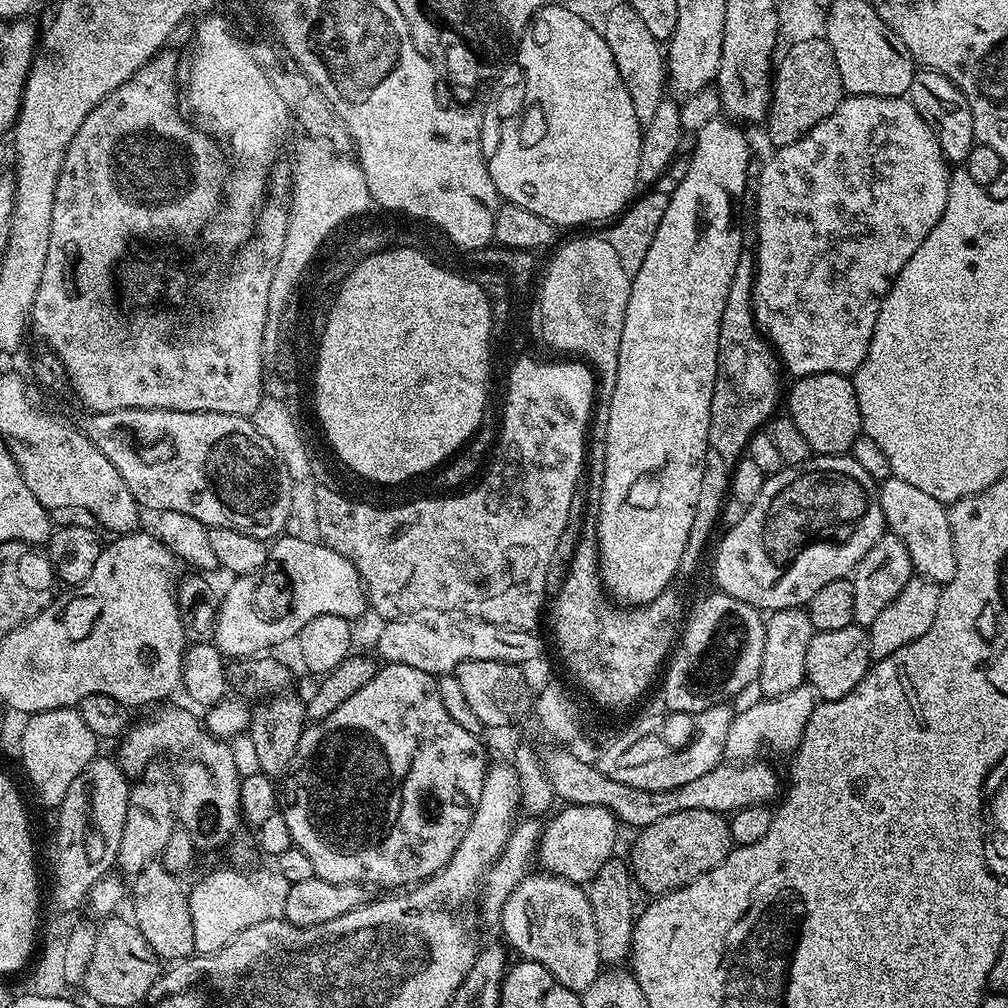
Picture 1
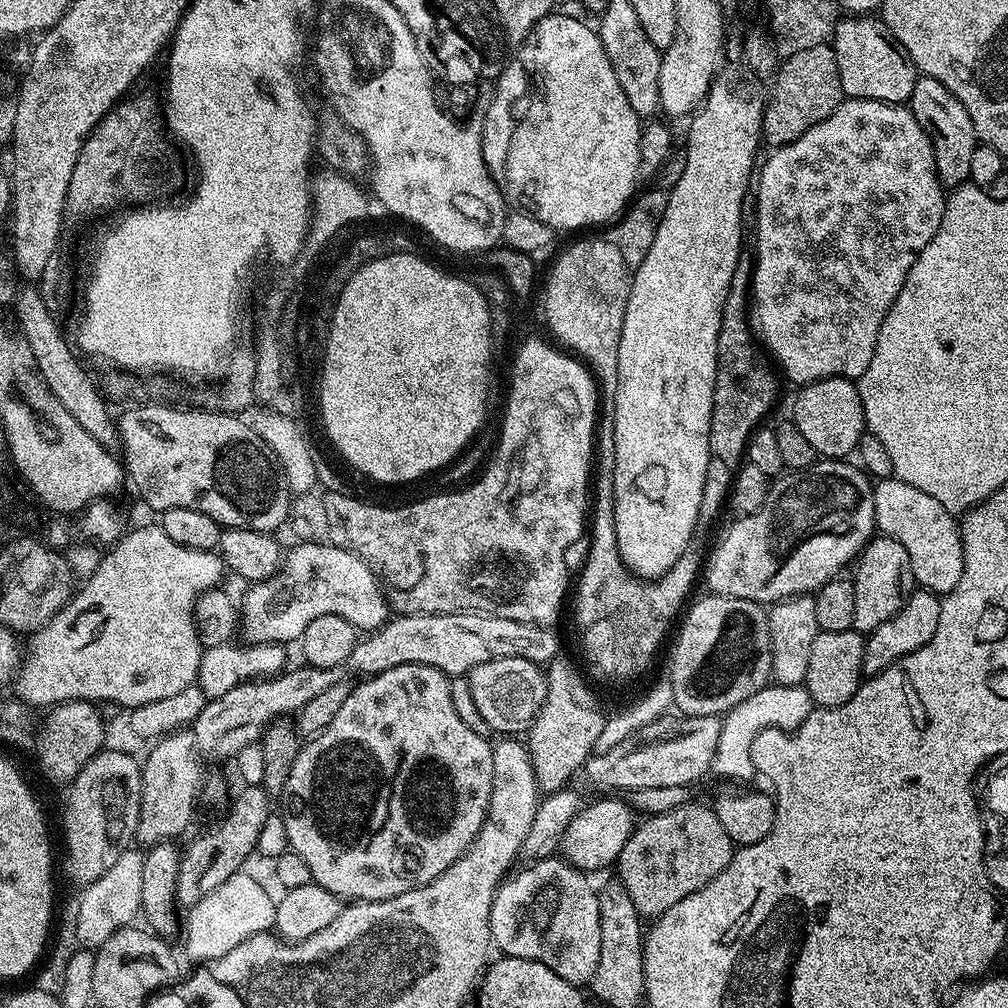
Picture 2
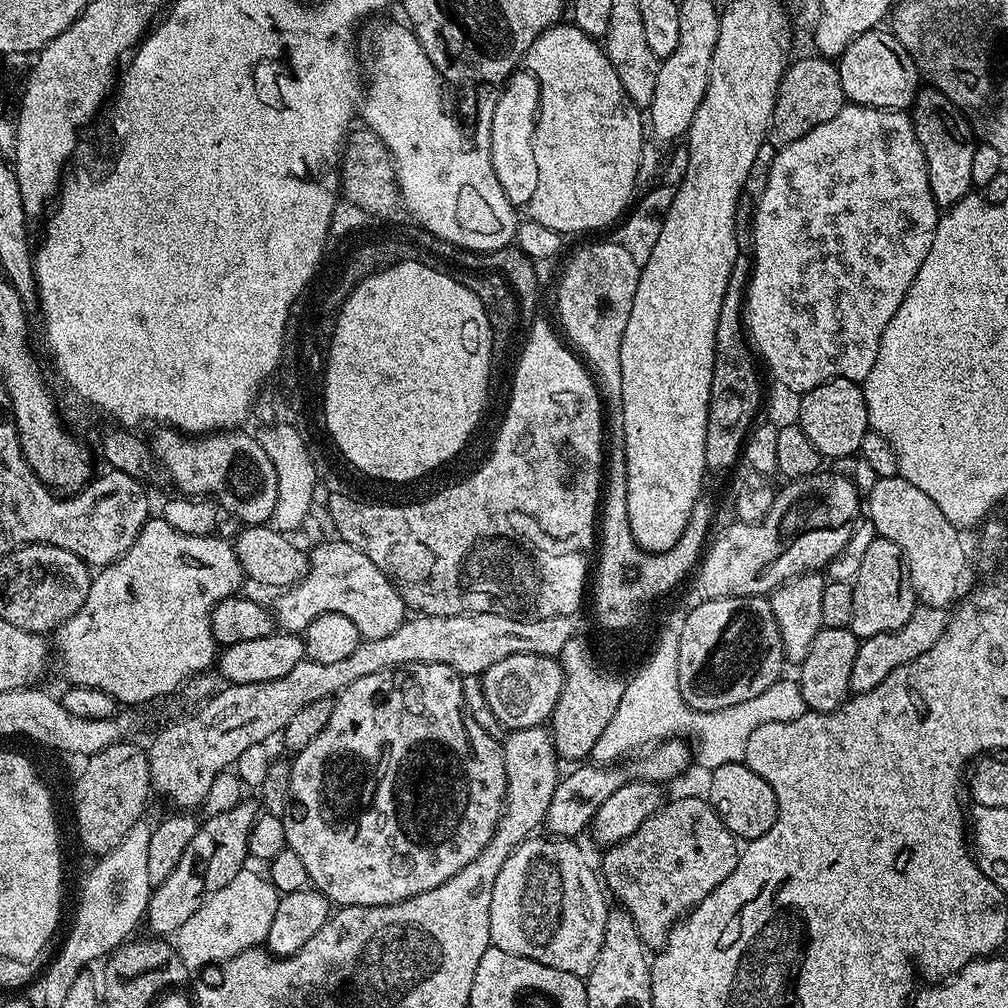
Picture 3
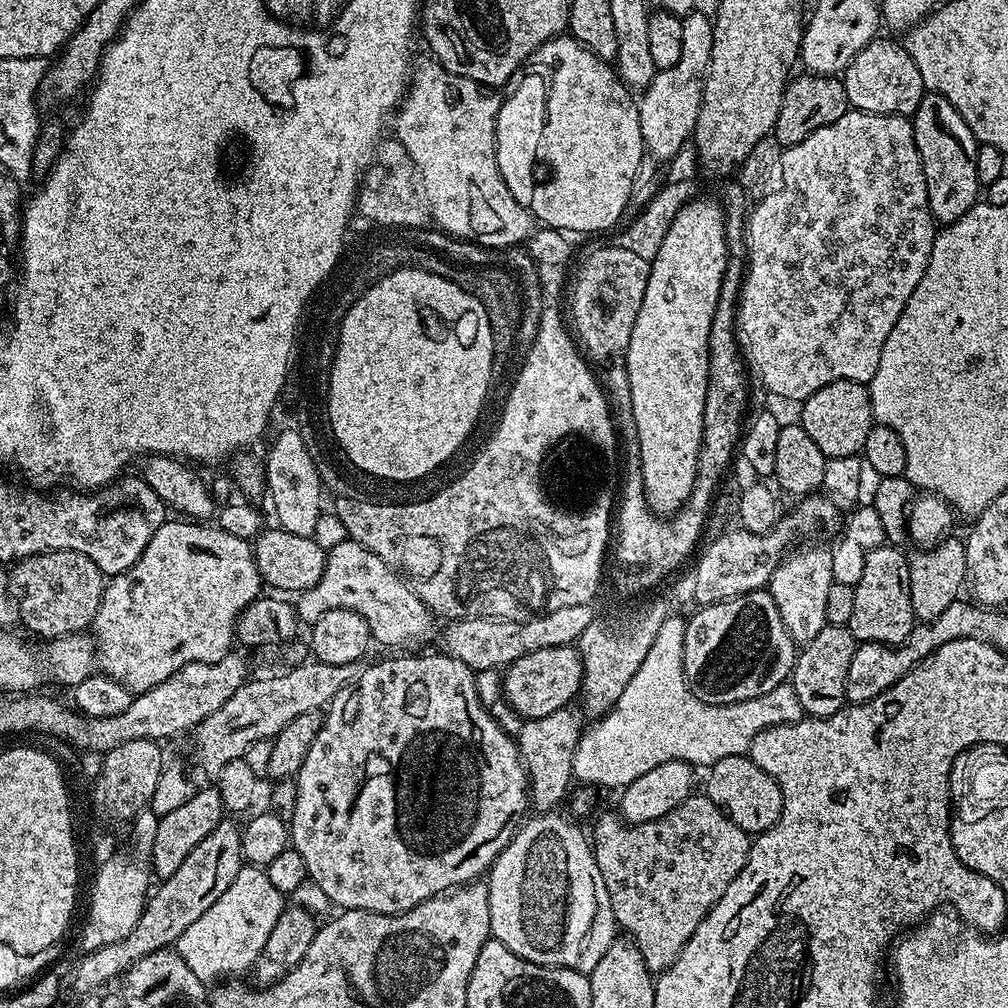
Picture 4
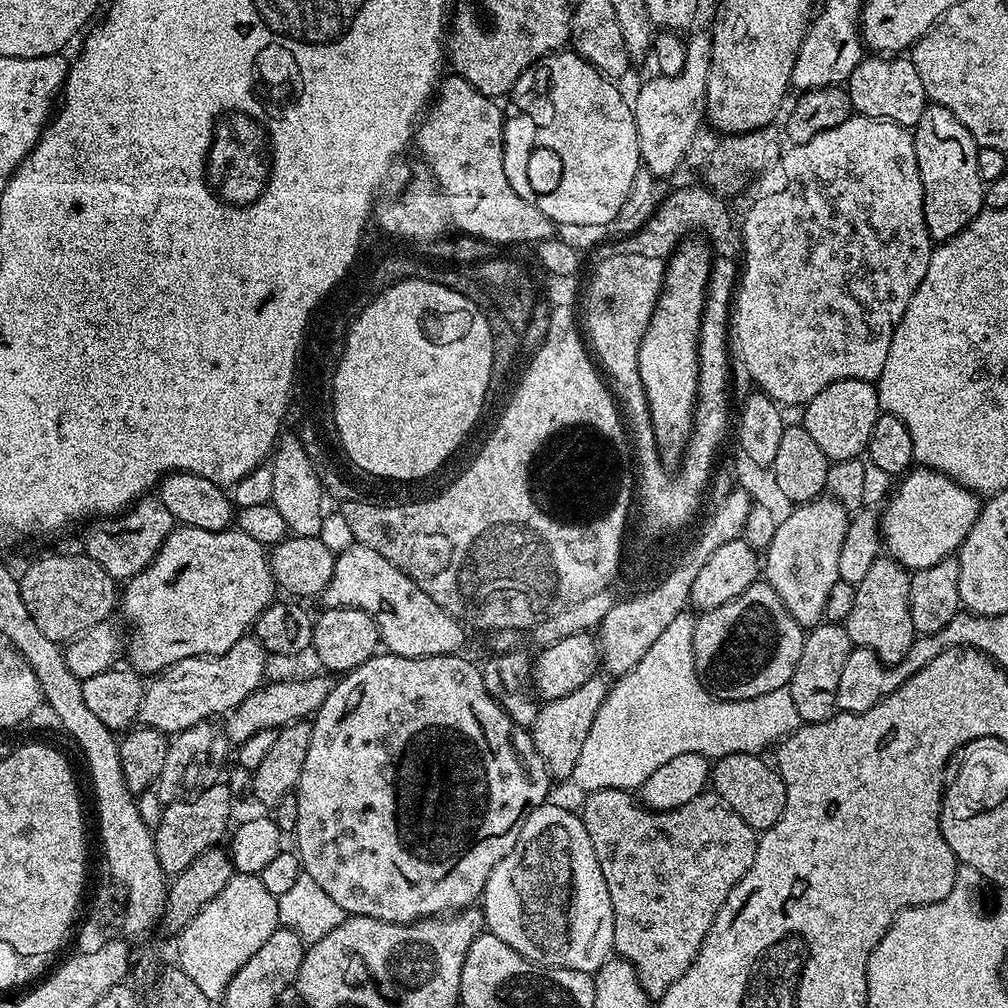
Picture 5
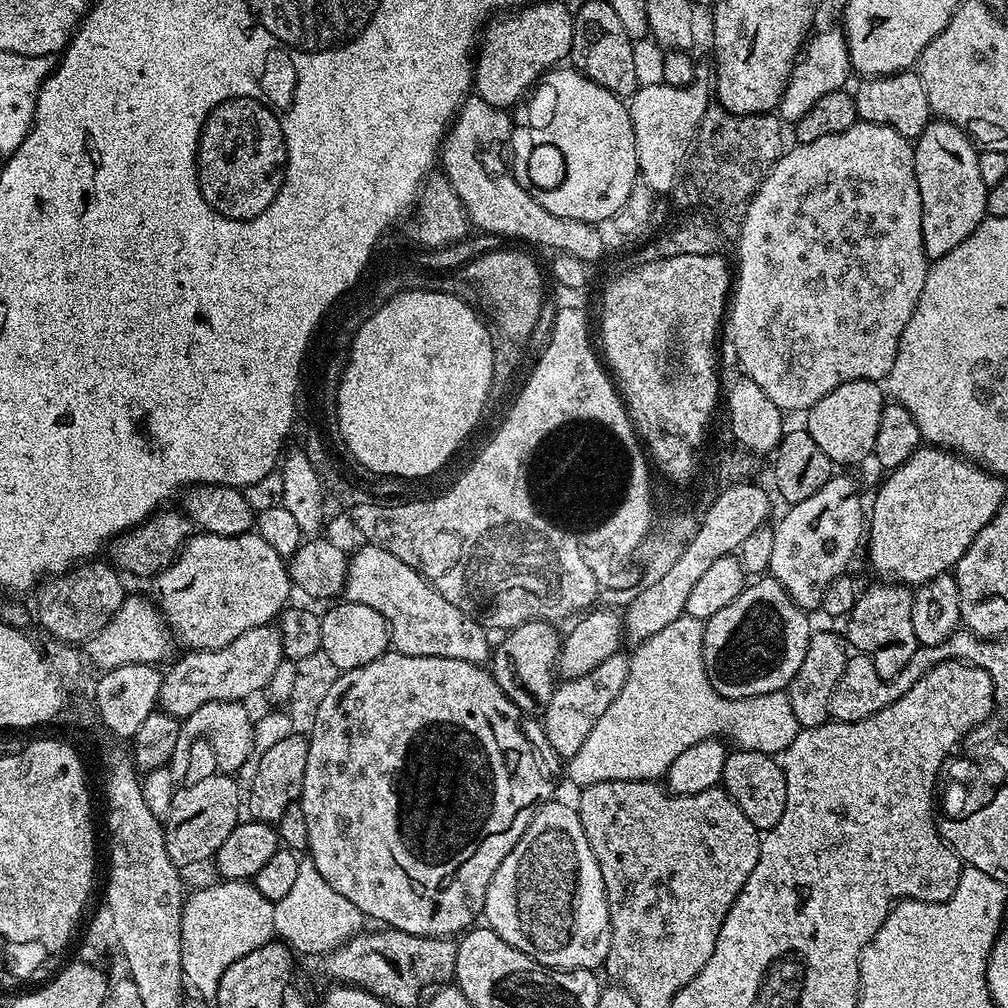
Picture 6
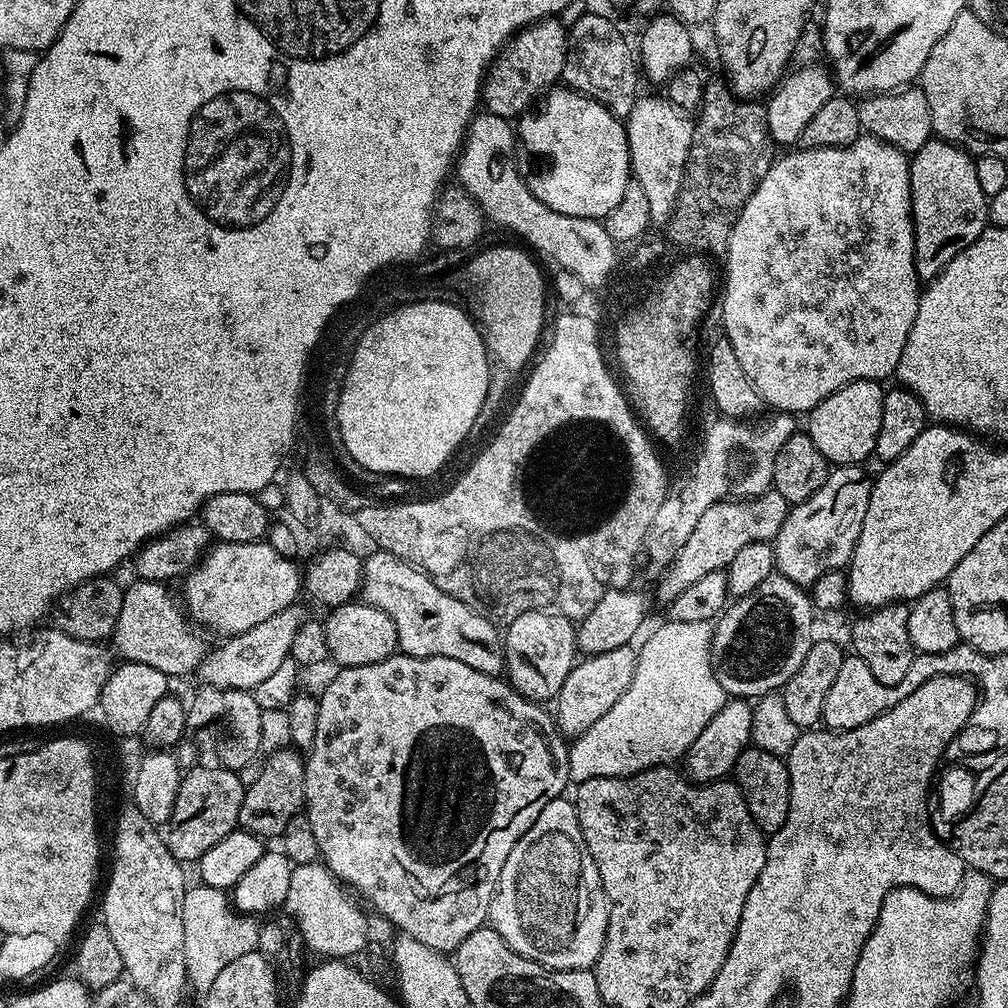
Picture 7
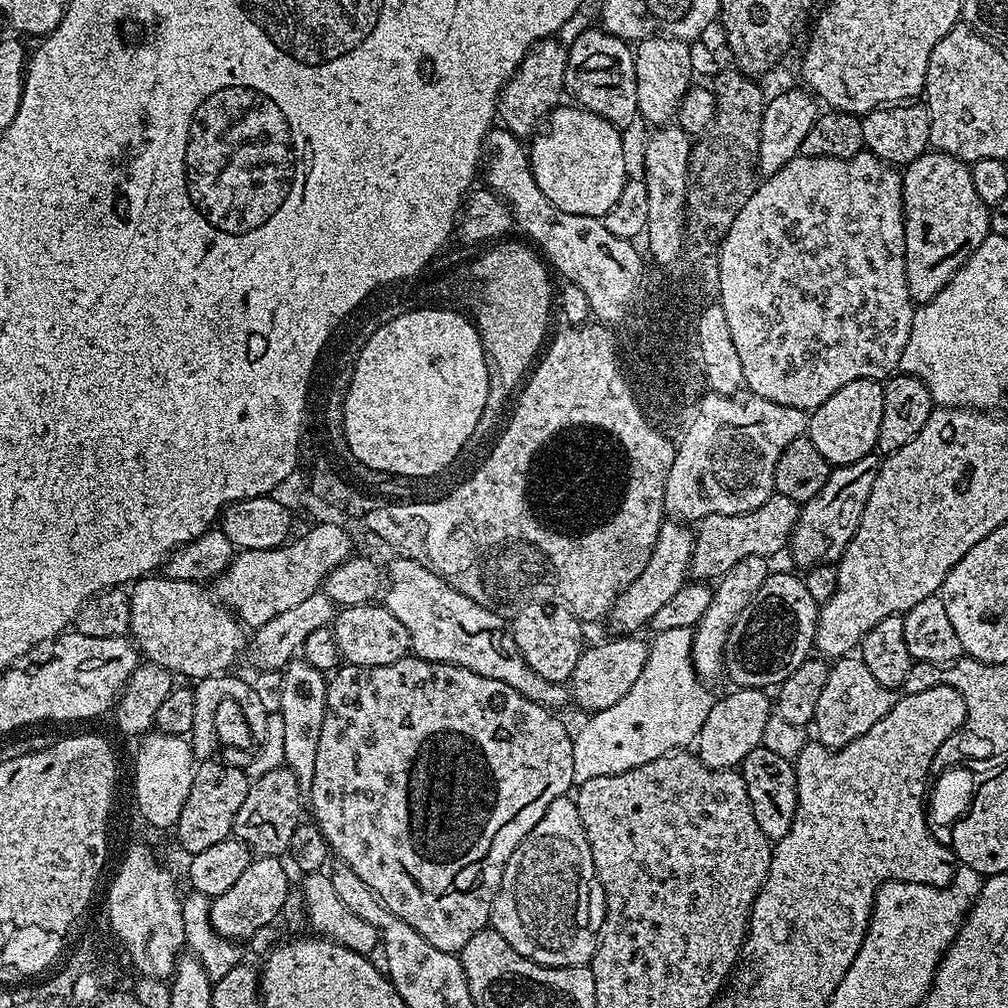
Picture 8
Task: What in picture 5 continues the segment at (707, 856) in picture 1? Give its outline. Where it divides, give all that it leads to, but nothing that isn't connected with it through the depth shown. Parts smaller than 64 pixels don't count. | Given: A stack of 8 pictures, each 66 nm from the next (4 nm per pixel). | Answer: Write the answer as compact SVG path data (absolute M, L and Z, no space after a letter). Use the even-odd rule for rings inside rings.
M603 788L597 792L587 793L583 799L584 809L579 809L578 815L586 826L590 846L594 846L594 858L598 858L598 866L602 866L602 878L606 878L606 890L610 890L610 906L614 910L612 947L615 955L634 966L638 982L648 997L659 998L662 994L666 994L666 990L670 990L670 986L695 962L698 950L702 946L718 910L722 910L722 902L726 902L730 890L734 890L734 886L740 881L742 874L746 874L746 870L750 870L750 866L754 863L758 834L753 828L746 826L746 822L742 822L742 818L738 818L738 814L734 814L732 807L715 794L699 796L686 802L686 806L678 806L674 810L665 812L654 812L645 808L631 791L623 788Z

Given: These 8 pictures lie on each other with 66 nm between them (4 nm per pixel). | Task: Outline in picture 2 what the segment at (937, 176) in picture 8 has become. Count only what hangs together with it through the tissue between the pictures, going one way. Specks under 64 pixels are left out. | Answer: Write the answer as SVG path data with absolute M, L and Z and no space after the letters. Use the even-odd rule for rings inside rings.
M917 75L914 82L914 90L906 102L907 107L912 109L914 118L918 118L918 126L926 130L926 134L932 143L934 150L934 166L945 189L957 188L959 184L965 183L970 174L970 161L977 146L976 131L970 122L970 114L966 114L966 106L929 76Z

